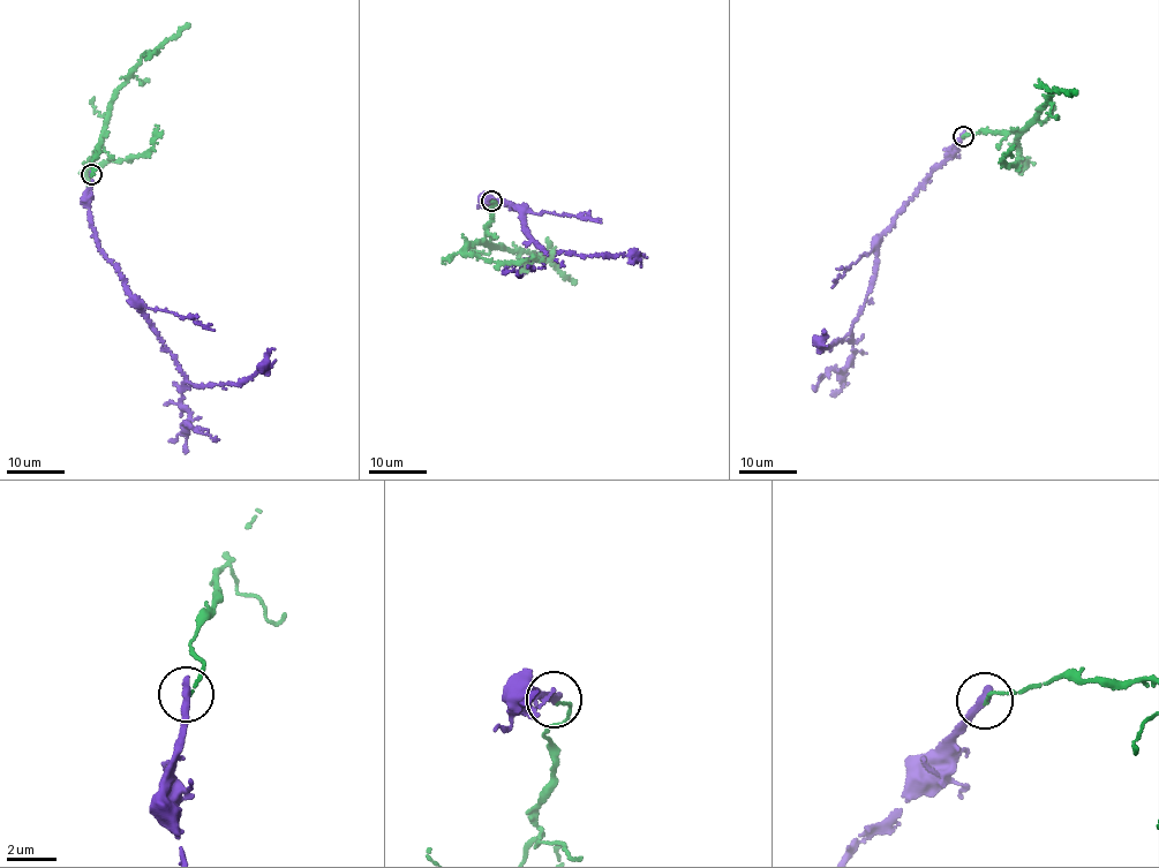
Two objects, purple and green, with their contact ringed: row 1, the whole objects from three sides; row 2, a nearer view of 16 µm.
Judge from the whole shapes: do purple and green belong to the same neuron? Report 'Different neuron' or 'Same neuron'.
Different neuron

